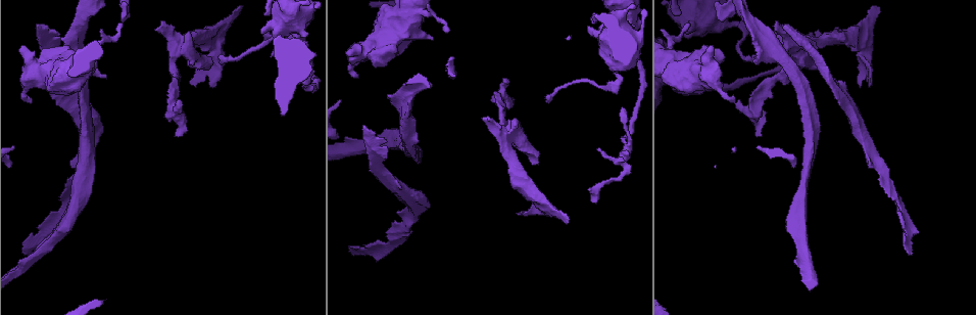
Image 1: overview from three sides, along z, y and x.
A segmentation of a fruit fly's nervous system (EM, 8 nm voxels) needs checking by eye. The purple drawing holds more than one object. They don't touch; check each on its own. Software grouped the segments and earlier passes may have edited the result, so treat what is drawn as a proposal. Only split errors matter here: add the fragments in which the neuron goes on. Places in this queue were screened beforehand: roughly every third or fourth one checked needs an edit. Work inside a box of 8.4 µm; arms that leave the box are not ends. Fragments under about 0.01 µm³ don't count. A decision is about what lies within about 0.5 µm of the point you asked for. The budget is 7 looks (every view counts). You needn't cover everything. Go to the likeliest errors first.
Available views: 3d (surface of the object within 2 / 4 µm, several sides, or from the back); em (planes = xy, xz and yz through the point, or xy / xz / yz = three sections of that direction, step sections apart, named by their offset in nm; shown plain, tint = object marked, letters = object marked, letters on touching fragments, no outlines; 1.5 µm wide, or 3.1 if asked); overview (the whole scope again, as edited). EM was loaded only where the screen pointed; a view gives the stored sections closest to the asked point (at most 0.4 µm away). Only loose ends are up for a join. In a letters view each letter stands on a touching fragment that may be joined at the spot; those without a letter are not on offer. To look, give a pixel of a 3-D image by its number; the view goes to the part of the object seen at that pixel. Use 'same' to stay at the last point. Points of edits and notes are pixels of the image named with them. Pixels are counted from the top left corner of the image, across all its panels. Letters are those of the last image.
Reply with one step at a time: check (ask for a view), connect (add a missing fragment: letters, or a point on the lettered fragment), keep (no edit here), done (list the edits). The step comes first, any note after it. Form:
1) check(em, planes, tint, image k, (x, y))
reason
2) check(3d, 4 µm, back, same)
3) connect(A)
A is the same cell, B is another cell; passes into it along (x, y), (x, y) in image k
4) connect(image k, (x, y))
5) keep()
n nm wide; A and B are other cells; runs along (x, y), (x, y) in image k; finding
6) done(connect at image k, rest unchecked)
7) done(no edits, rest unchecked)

check(em, planes, letters, image 1, (163, 20))
free end

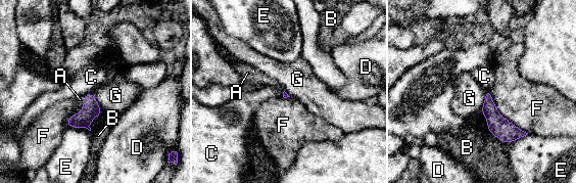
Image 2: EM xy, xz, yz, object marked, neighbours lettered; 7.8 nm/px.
connect(A)
F touches over 440 nm; A is the same cell, B, C, D, E, F and G are other cells; passes into it along (83, 119), (82, 110), (80, 99) in image 2; it goes on there

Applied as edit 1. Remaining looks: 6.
check(overview)

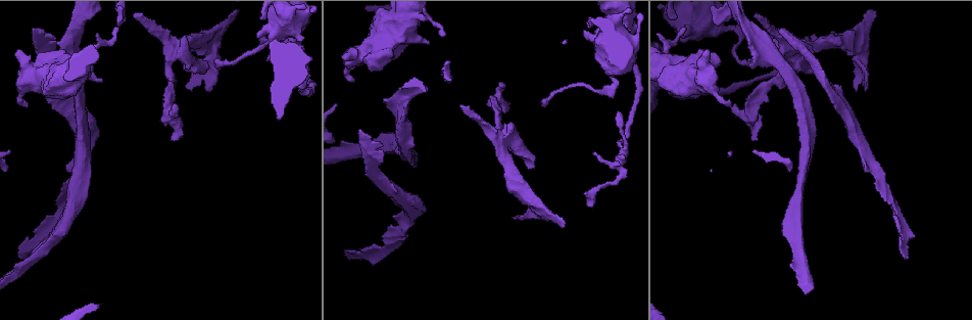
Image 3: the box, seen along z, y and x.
check(em, planes, tint, image 3, (548, 220))
branch stops here

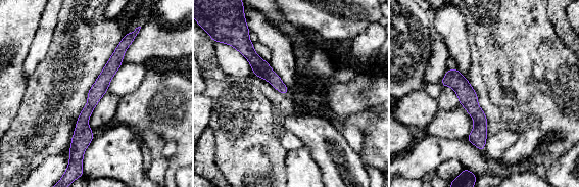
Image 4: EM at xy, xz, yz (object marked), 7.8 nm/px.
check(em, planes, letters, same)
see the neighbours

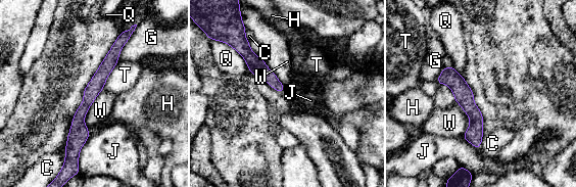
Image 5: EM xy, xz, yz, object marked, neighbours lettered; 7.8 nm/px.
keep()
W touches over 320 nm; C, G, H, J, Q, T and W are other cells; no lettered fragment goes on from it

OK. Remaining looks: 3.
check(em, planes, tint, image 3, (681, 37))
stops while still wide

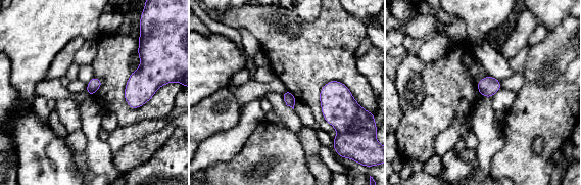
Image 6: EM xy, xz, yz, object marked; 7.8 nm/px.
check(em, planes, letters, same)

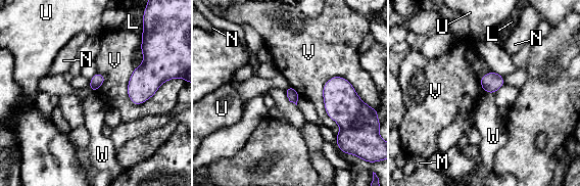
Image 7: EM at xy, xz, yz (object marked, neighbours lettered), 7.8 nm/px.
keep()
V touches over 460 nm; L, M, N, U, V and W are other cells; no lettered fragment goes on from it

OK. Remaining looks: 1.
done(connect at image 2, rest unchecked)

